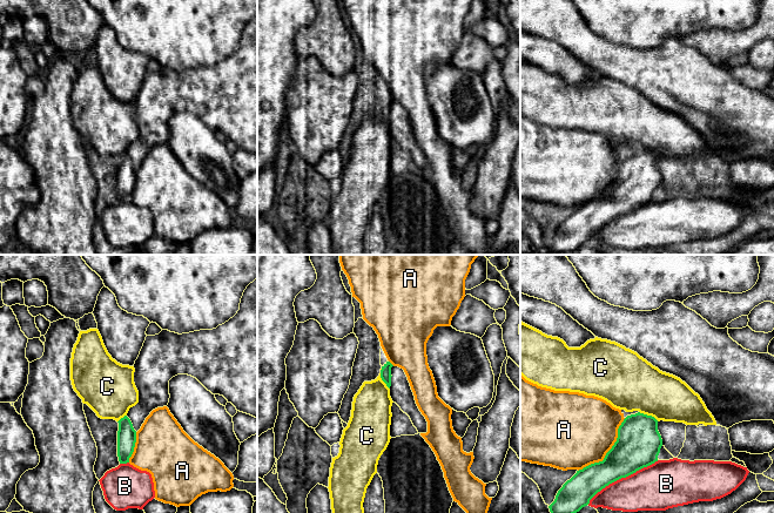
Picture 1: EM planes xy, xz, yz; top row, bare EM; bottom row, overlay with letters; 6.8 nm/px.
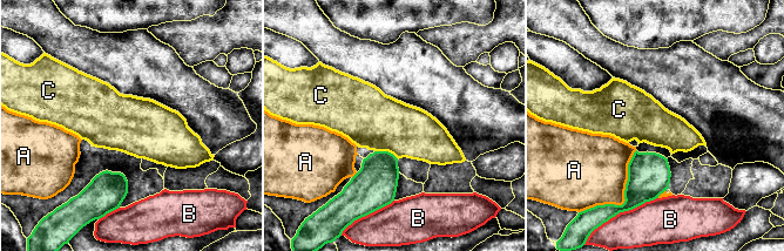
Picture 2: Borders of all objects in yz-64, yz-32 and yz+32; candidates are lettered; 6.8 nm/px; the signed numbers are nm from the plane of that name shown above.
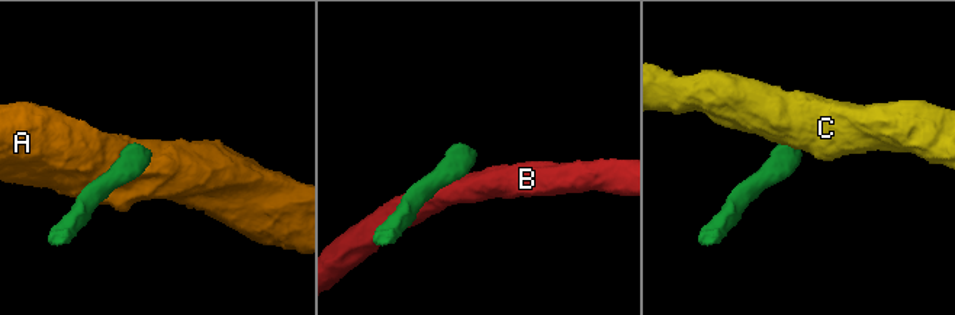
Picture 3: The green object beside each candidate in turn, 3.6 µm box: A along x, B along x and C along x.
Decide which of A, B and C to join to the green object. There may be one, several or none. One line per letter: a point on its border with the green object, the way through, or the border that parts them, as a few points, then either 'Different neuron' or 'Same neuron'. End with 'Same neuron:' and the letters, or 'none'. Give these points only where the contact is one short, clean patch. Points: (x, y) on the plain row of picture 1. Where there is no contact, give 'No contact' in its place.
A: Touches green at yz (608, 188). Different neuron
B: Touches green at yz (621, 214). Different neuron
C: Touches green at yz (648, 153). Boundary: yz (639, 148), (651, 152), (658, 157). Different neuron
Same neuron: none

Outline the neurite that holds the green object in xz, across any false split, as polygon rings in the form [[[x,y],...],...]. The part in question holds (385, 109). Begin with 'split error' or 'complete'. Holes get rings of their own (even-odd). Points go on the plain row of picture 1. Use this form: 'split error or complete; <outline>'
split error; [[[386,99],[381,107],[381,115],[390,126],[390,134],[406,150],[418,170],[428,169],[428,158],[419,148],[410,120],[403,106]]]

